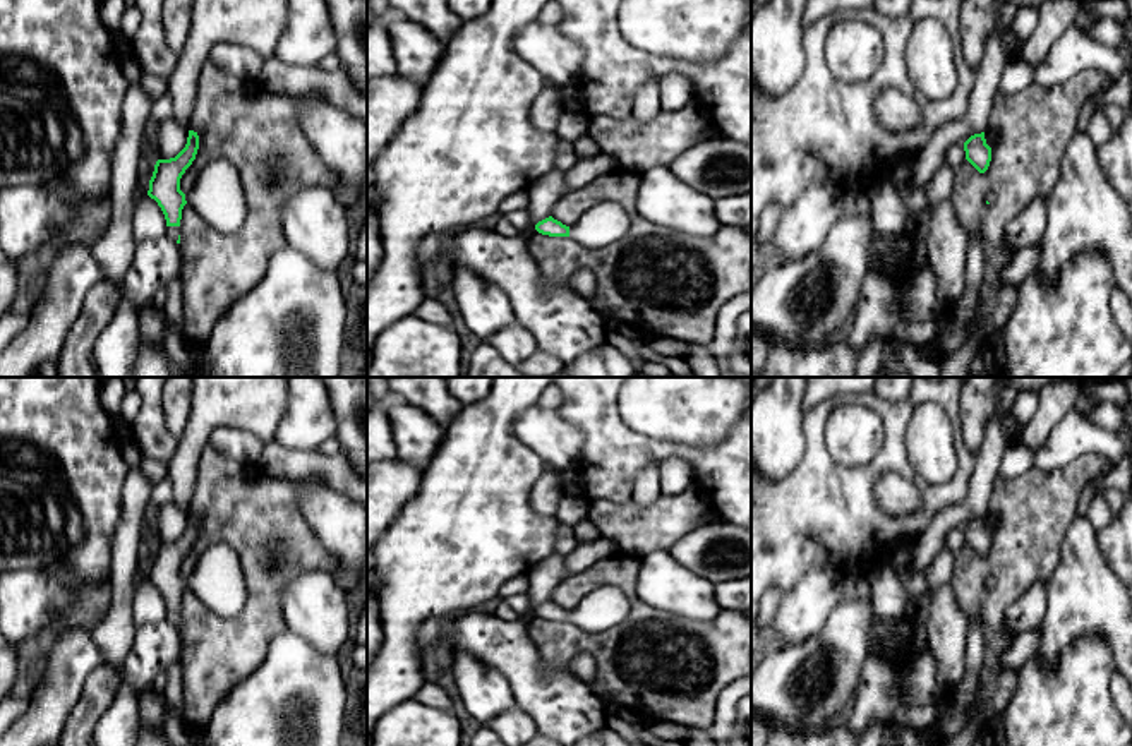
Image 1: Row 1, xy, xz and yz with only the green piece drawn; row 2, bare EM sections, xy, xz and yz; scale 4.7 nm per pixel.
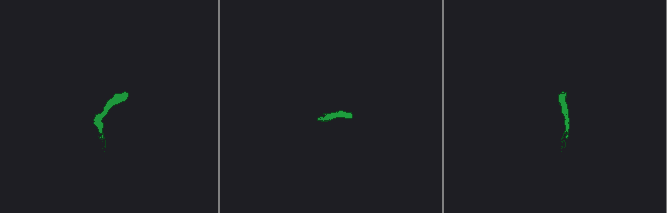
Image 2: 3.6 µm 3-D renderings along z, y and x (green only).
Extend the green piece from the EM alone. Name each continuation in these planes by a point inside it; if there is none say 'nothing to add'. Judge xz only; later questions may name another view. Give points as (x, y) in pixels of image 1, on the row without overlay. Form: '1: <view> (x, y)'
1: xz (604, 607)

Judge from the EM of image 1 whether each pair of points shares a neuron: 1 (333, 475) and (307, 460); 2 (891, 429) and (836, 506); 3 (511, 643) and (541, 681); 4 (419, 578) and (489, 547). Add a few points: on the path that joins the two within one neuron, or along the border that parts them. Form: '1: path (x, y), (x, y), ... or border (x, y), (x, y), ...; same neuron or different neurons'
1: path (326, 469), (314, 463); same neuron
2: path (891, 448), (855, 487); same neuron
3: path (511, 652), (532, 673); same neuron
4: path (436, 561), (446, 553), (472, 547); same neuron

